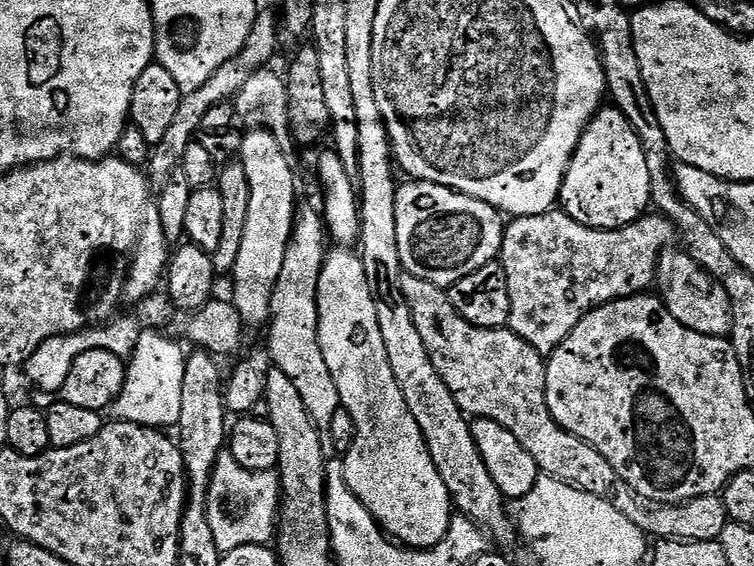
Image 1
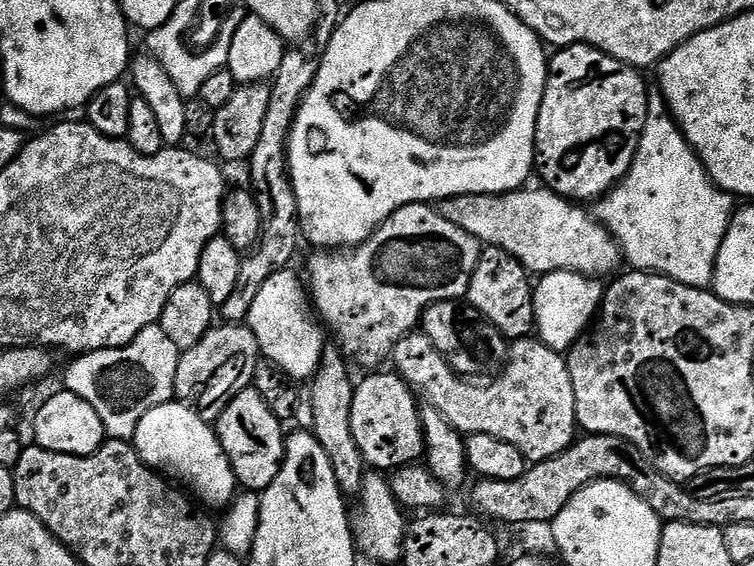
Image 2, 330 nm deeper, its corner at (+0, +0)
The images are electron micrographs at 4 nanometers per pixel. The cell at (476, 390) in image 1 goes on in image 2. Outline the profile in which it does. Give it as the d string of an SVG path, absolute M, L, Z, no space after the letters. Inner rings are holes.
M413 330L402 337L394 346L390 360L391 363L396 363L395 371L408 383L413 393L421 397L424 395L428 399L427 403L438 410L442 418L446 418L446 422L450 422L450 426L454 426L457 432L468 436L490 434L494 438L502 438L502 442L510 442L510 446L517 448L524 455L525 461L554 458L575 444L578 439L574 386L570 382L568 361L561 353L546 346L538 338L515 341L508 354L508 363L495 379L485 383L488 384L485 388L480 385L483 383L459 376L423 330Z

